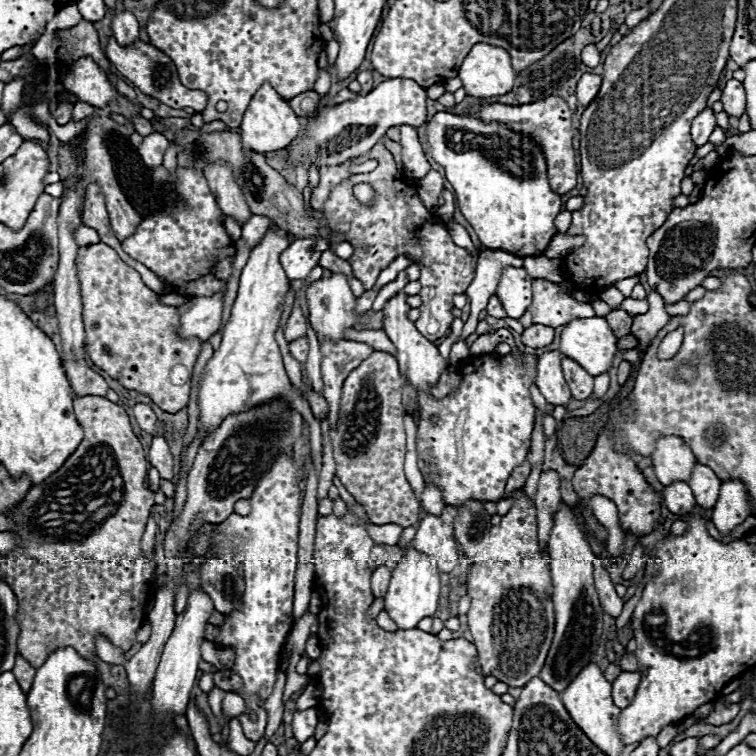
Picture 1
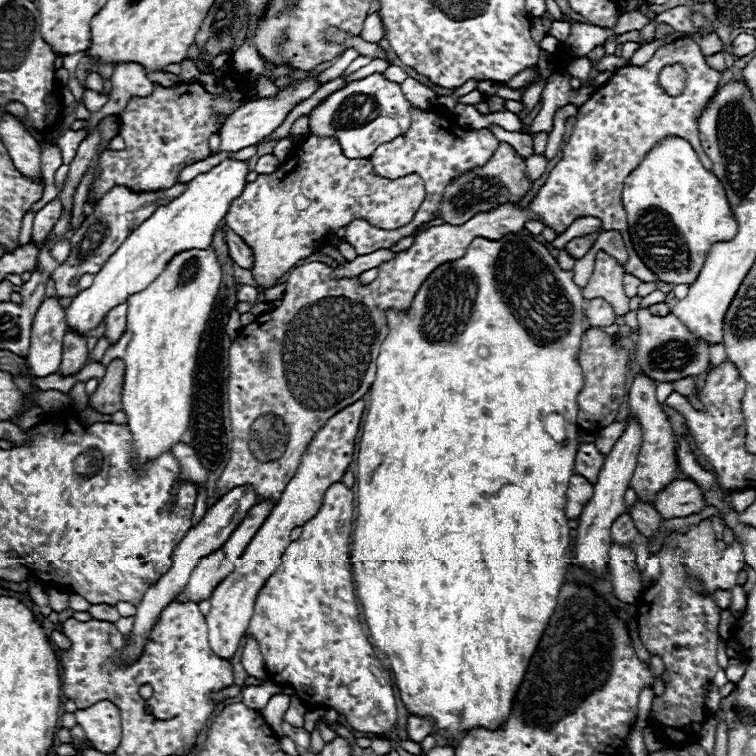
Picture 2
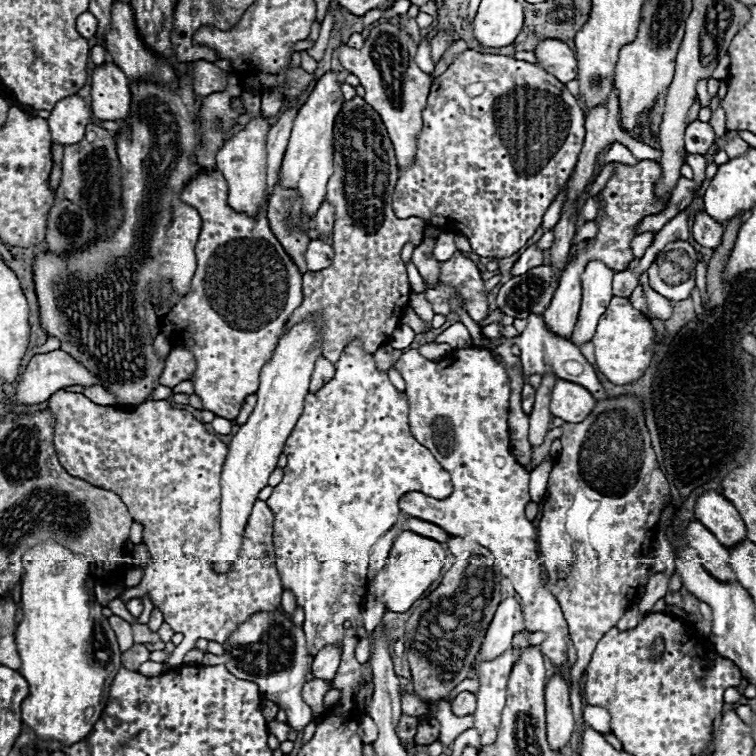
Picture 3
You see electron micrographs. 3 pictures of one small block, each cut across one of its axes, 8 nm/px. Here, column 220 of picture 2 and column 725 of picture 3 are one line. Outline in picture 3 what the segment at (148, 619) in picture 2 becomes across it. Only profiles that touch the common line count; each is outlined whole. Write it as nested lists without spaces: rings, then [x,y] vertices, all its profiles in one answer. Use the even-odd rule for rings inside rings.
[[[706,490],[696,500],[696,518],[726,546],[734,546],[746,538],[744,522],[734,504],[716,490]]]

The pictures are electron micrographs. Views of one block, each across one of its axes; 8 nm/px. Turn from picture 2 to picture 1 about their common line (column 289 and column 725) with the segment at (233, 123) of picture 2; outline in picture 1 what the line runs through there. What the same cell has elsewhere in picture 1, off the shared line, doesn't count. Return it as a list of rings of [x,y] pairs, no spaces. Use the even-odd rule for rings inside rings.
[[[728,80],[726,88],[722,90],[722,98],[720,102],[724,104],[724,112],[728,116],[736,116],[740,118],[744,114],[744,108],[746,108],[746,94],[744,94],[744,88],[738,80]]]

